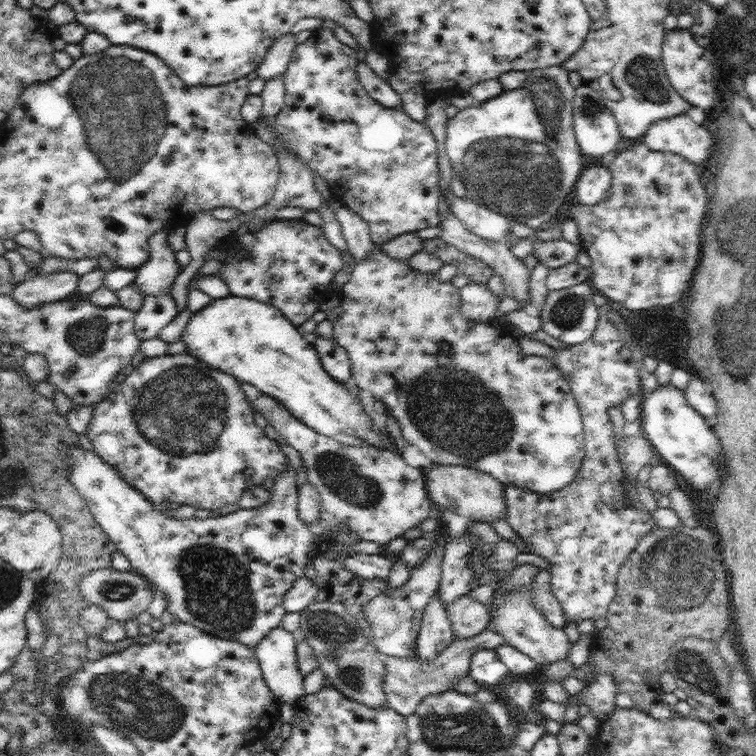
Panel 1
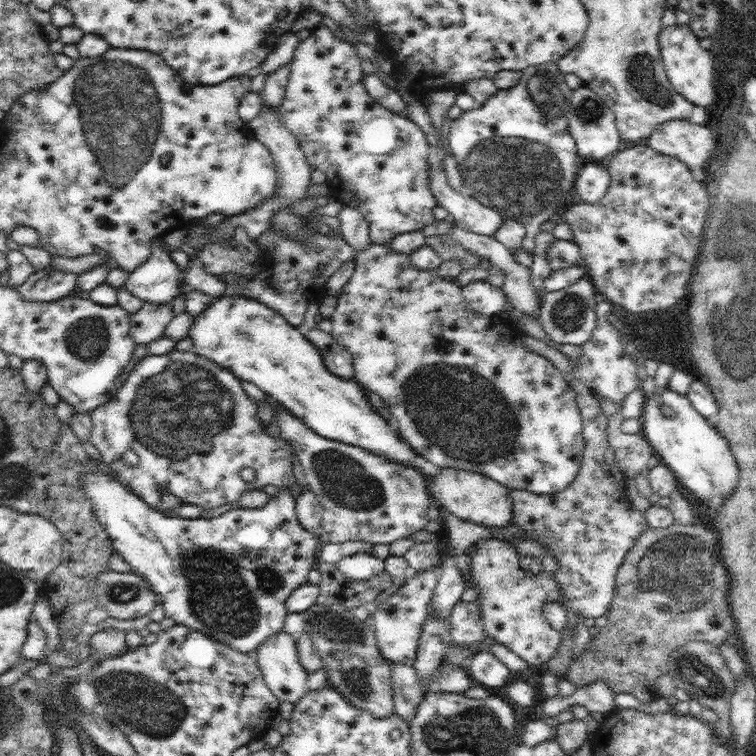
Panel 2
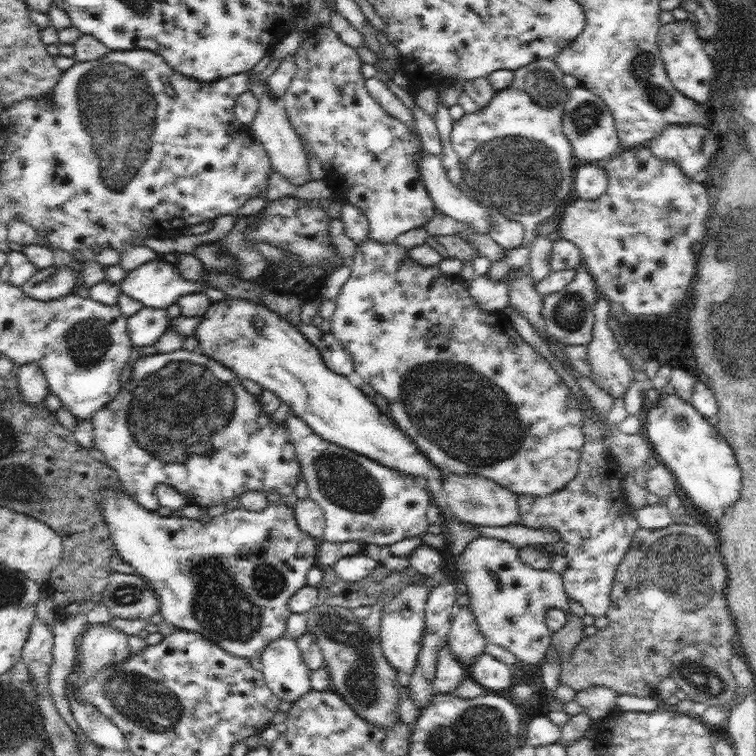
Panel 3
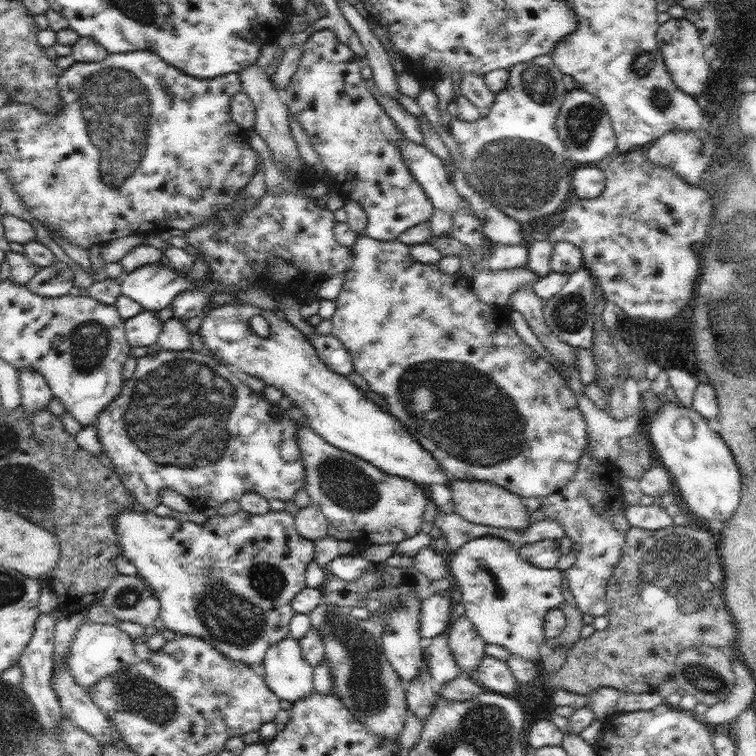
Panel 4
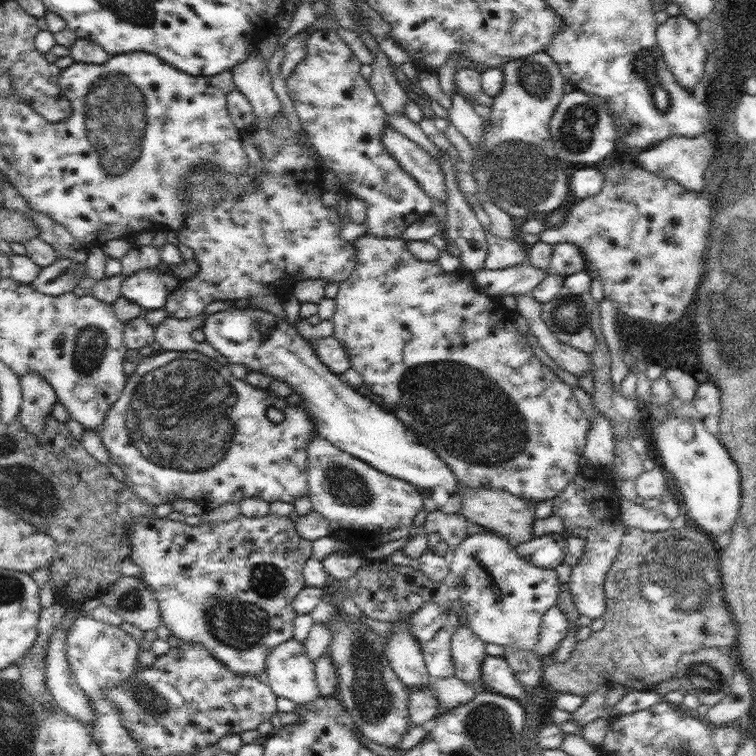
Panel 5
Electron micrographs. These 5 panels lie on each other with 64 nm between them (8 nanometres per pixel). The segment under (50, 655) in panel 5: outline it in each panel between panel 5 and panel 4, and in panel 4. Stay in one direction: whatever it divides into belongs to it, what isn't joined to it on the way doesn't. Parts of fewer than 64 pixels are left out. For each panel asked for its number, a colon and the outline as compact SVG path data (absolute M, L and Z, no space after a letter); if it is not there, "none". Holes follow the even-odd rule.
4: M55 664L53 674L53 688L59 696L59 702L63 706L63 714L79 728L83 728L87 734L101 740L101 744L113 744L111 734L115 732L113 724L107 720L107 716L93 704L93 700L87 696L87 690L83 690L77 684L77 678L69 666Z

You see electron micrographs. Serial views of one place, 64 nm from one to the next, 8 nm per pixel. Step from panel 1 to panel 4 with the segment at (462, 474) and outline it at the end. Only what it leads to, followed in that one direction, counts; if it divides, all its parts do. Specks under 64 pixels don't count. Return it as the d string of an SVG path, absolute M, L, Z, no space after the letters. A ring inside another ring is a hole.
M449 478L447 488L451 492L453 514L459 514L467 522L483 524L483 526L495 526L495 528L511 528L511 530L527 530L531 524L527 506L521 502L521 496L517 496L517 494L497 486L497 484L489 484L485 480Z

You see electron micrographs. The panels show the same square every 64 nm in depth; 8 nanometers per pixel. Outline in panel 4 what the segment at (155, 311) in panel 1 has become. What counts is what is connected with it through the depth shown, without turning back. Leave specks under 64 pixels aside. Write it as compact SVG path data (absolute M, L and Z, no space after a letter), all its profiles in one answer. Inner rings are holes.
M143 310L137 316L129 318L125 322L125 336L129 346L149 346L157 342L157 336L161 332L161 318L157 318L157 312Z

